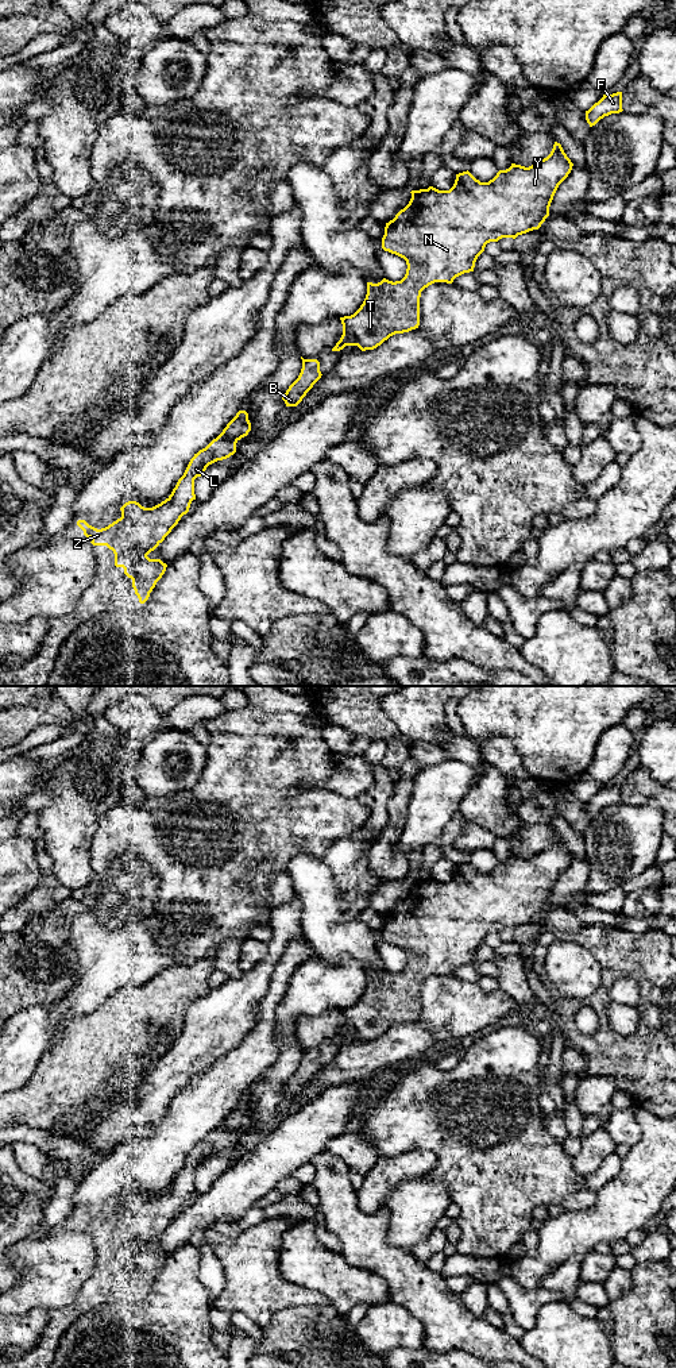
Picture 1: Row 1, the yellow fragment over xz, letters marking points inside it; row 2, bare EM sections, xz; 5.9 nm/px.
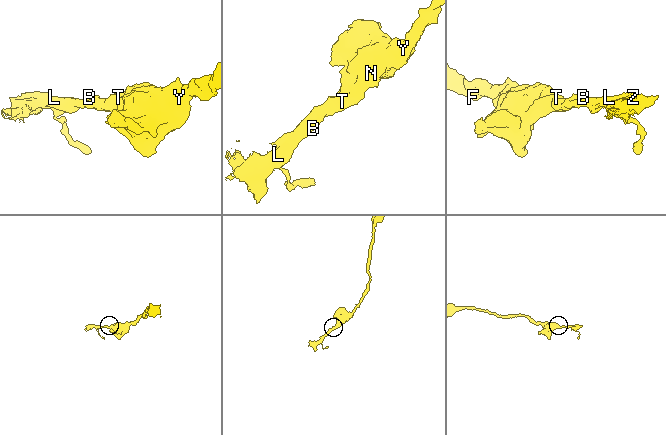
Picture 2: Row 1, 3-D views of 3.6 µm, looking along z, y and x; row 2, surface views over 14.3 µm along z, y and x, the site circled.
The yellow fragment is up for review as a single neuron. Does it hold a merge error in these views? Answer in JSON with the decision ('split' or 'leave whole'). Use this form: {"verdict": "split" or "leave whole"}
{"verdict": "leave whole"}

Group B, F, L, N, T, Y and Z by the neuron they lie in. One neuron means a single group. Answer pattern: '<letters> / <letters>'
B F L N T Y Z

